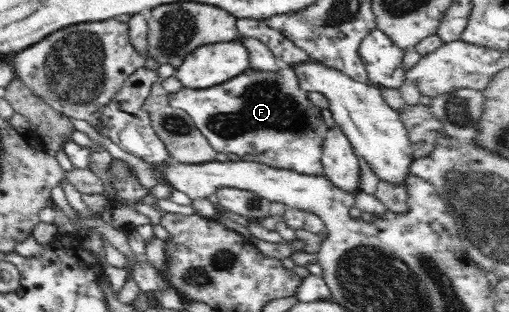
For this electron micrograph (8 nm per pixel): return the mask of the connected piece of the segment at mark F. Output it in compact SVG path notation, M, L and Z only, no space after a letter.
M281 64L278 69L248 69L221 84L201 90L182 88L169 94L169 103L189 113L197 128L217 152L236 154L241 160L323 175L322 142L328 129L322 108L300 87L296 70Z

